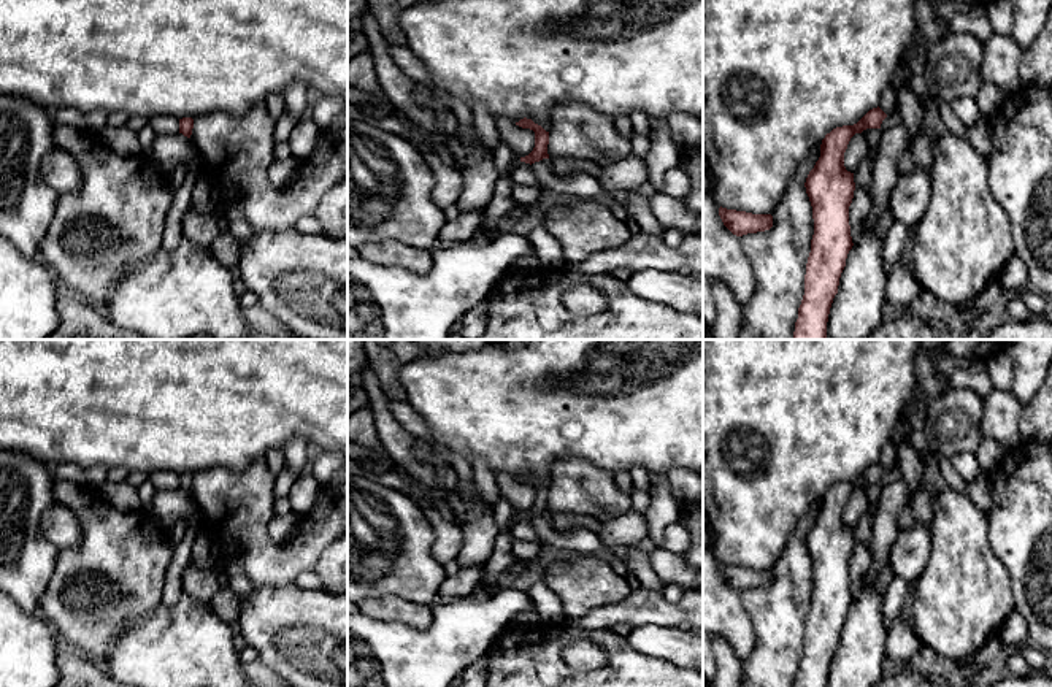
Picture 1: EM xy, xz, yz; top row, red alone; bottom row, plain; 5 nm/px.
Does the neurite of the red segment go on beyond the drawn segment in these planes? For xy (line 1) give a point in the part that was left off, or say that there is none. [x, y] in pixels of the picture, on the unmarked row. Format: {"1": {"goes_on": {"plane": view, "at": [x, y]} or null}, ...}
{"1": {"goes_on": null}}

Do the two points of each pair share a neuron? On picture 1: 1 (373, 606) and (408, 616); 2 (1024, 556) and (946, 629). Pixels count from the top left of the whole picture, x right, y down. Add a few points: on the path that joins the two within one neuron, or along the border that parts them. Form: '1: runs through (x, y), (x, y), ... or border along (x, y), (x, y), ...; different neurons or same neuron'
1: runs through (381, 608), (400, 610); same neuron
2: border along (987, 538), (1006, 568), (1014, 589); different neurons

